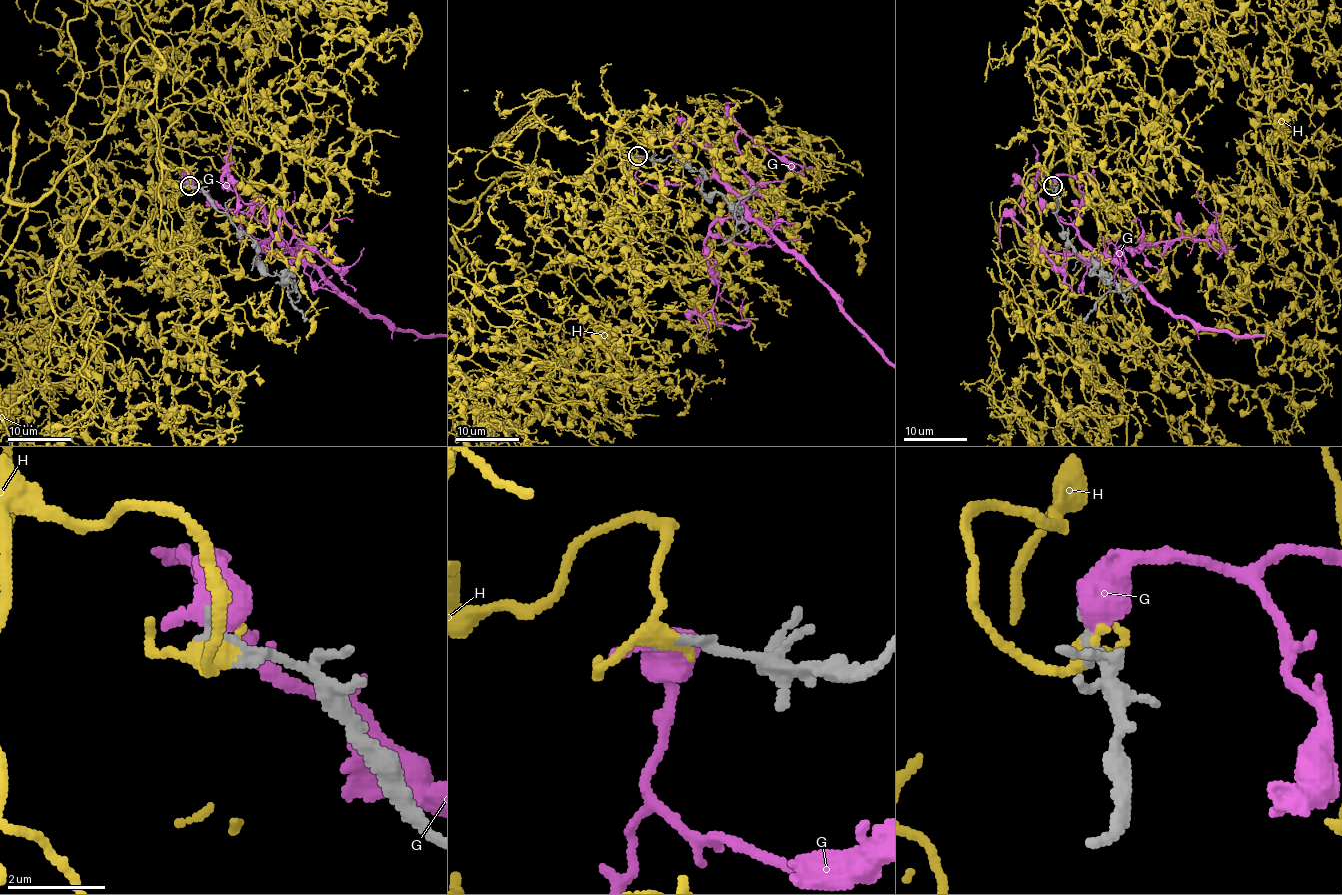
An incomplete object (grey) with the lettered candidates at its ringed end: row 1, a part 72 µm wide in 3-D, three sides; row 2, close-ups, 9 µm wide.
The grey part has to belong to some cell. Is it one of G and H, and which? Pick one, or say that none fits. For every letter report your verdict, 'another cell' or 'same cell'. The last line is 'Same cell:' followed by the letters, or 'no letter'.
G: another cell
H: same cell
Same cell: H

